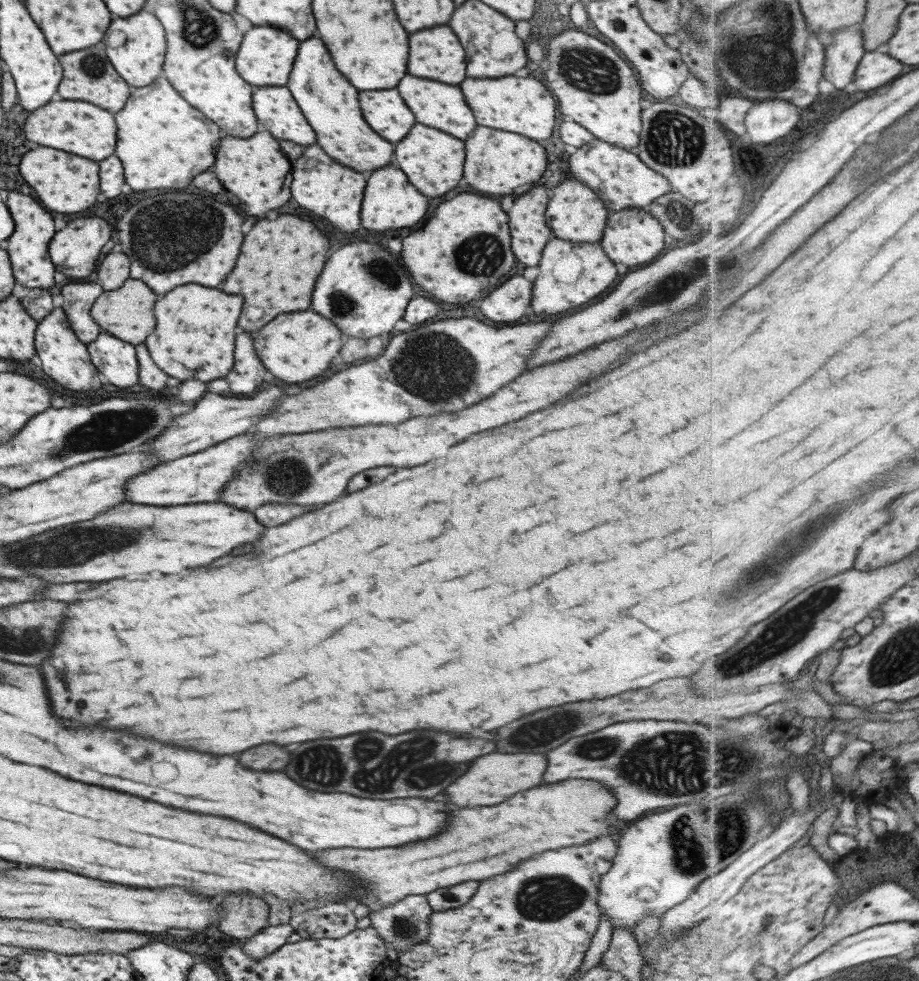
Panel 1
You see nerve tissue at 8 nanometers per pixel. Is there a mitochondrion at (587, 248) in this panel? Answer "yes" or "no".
no

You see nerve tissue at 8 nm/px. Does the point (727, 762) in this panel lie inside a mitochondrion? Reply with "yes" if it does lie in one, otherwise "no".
yes

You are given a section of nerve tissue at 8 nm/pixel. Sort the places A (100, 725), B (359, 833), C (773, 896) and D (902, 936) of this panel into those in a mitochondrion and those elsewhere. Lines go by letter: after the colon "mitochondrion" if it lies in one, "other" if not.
A: other
B: other
C: other
D: other

